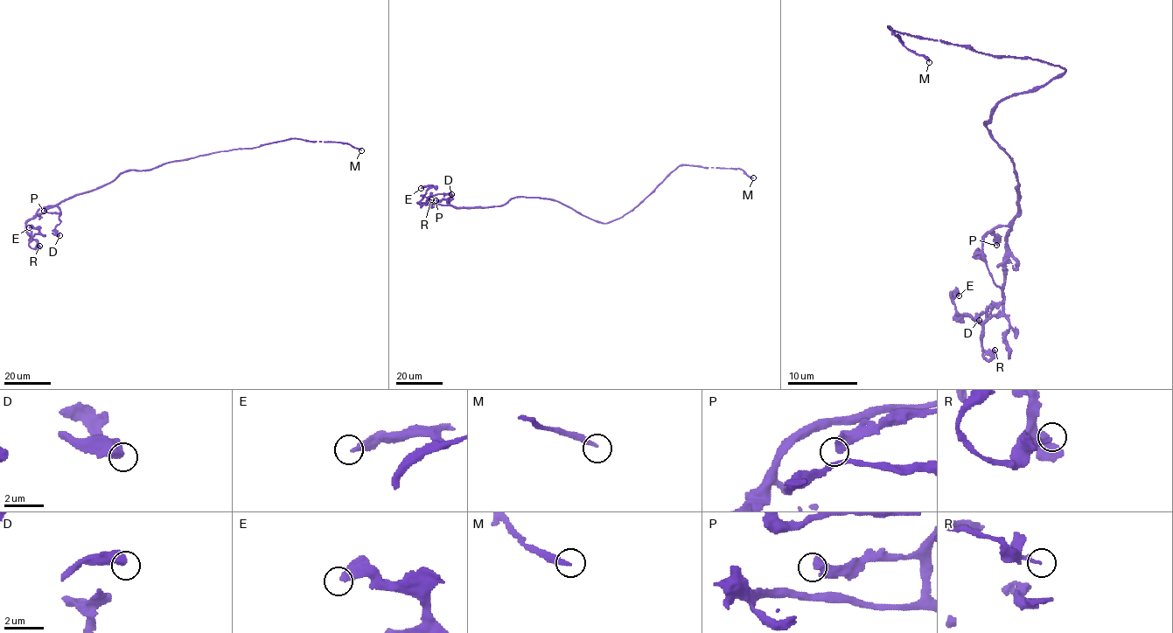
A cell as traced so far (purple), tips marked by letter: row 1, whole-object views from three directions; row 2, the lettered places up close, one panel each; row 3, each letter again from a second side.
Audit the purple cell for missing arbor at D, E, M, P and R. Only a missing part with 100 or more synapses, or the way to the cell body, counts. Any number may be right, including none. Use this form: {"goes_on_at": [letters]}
{"goes_on_at": ["M"]}

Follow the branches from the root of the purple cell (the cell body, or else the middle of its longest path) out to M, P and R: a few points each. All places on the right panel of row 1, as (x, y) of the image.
M: (1014, 95), (1036, 90), (1064, 69), (1031, 59), (977, 53), (890, 27), (910, 50), (929, 62)
P: (1014, 95), (998, 104), (986, 123), (987, 134), (1008, 155), (1017, 179), (1017, 213), (993, 231), (996, 245)
R: (1014, 95), (998, 104), (986, 123), (1017, 179), (1001, 308), (984, 323), (980, 339), (986, 358), (994, 350)

